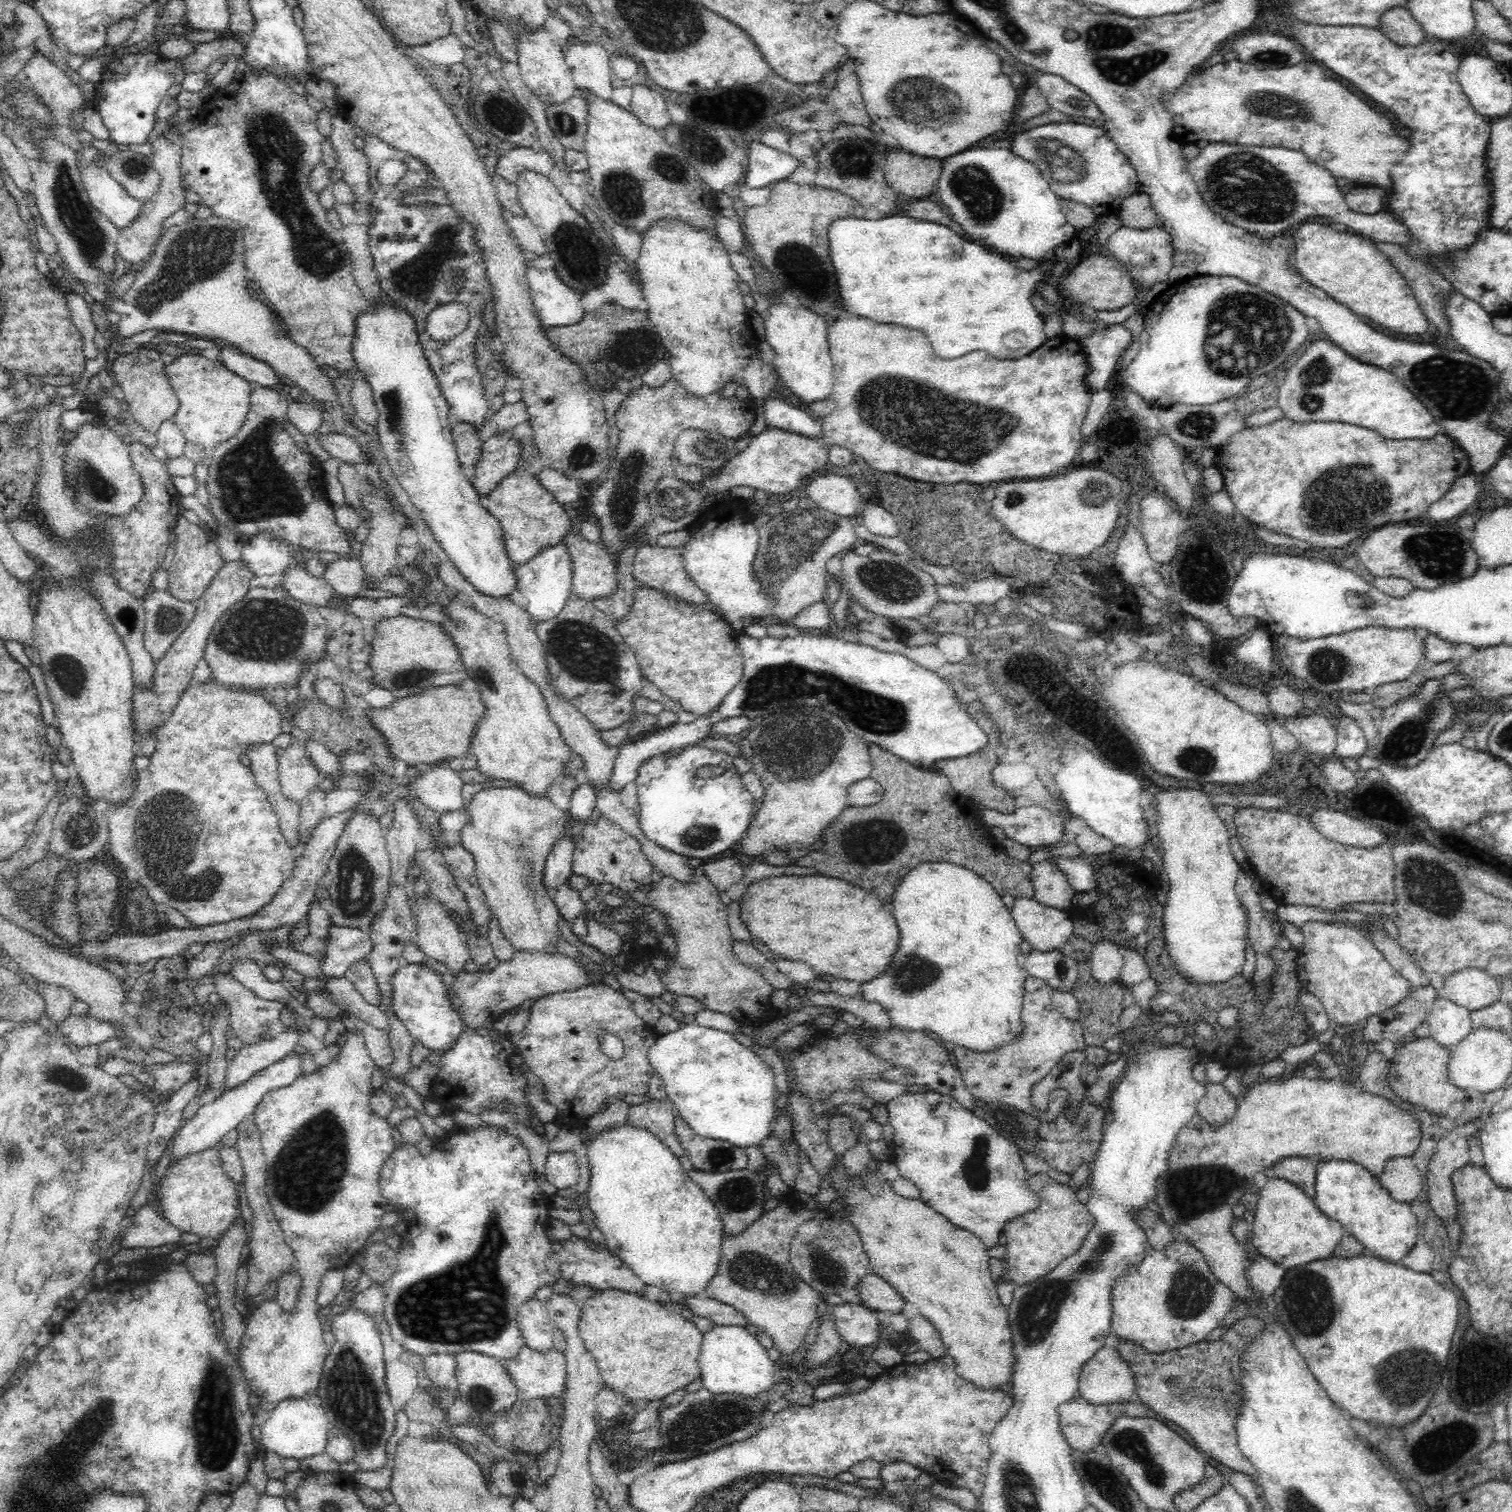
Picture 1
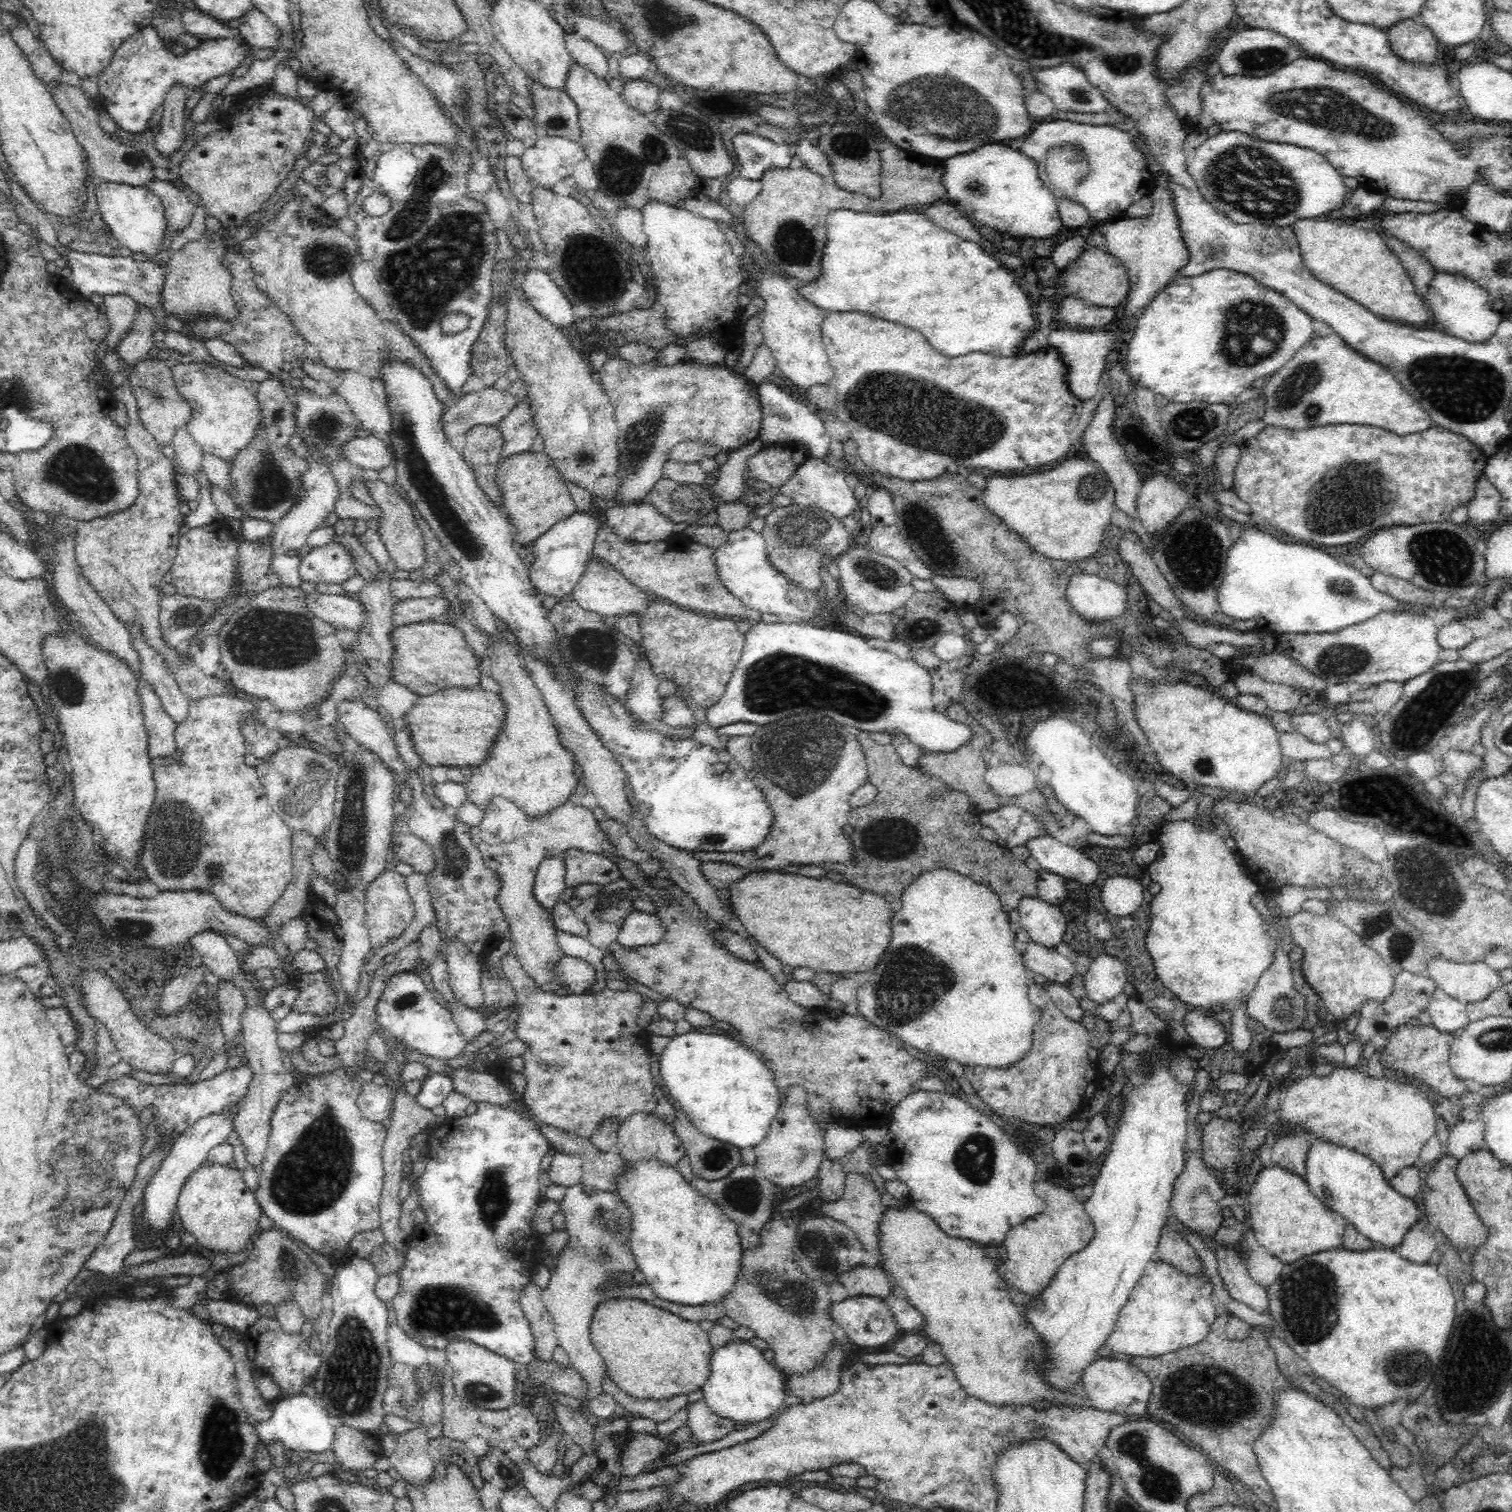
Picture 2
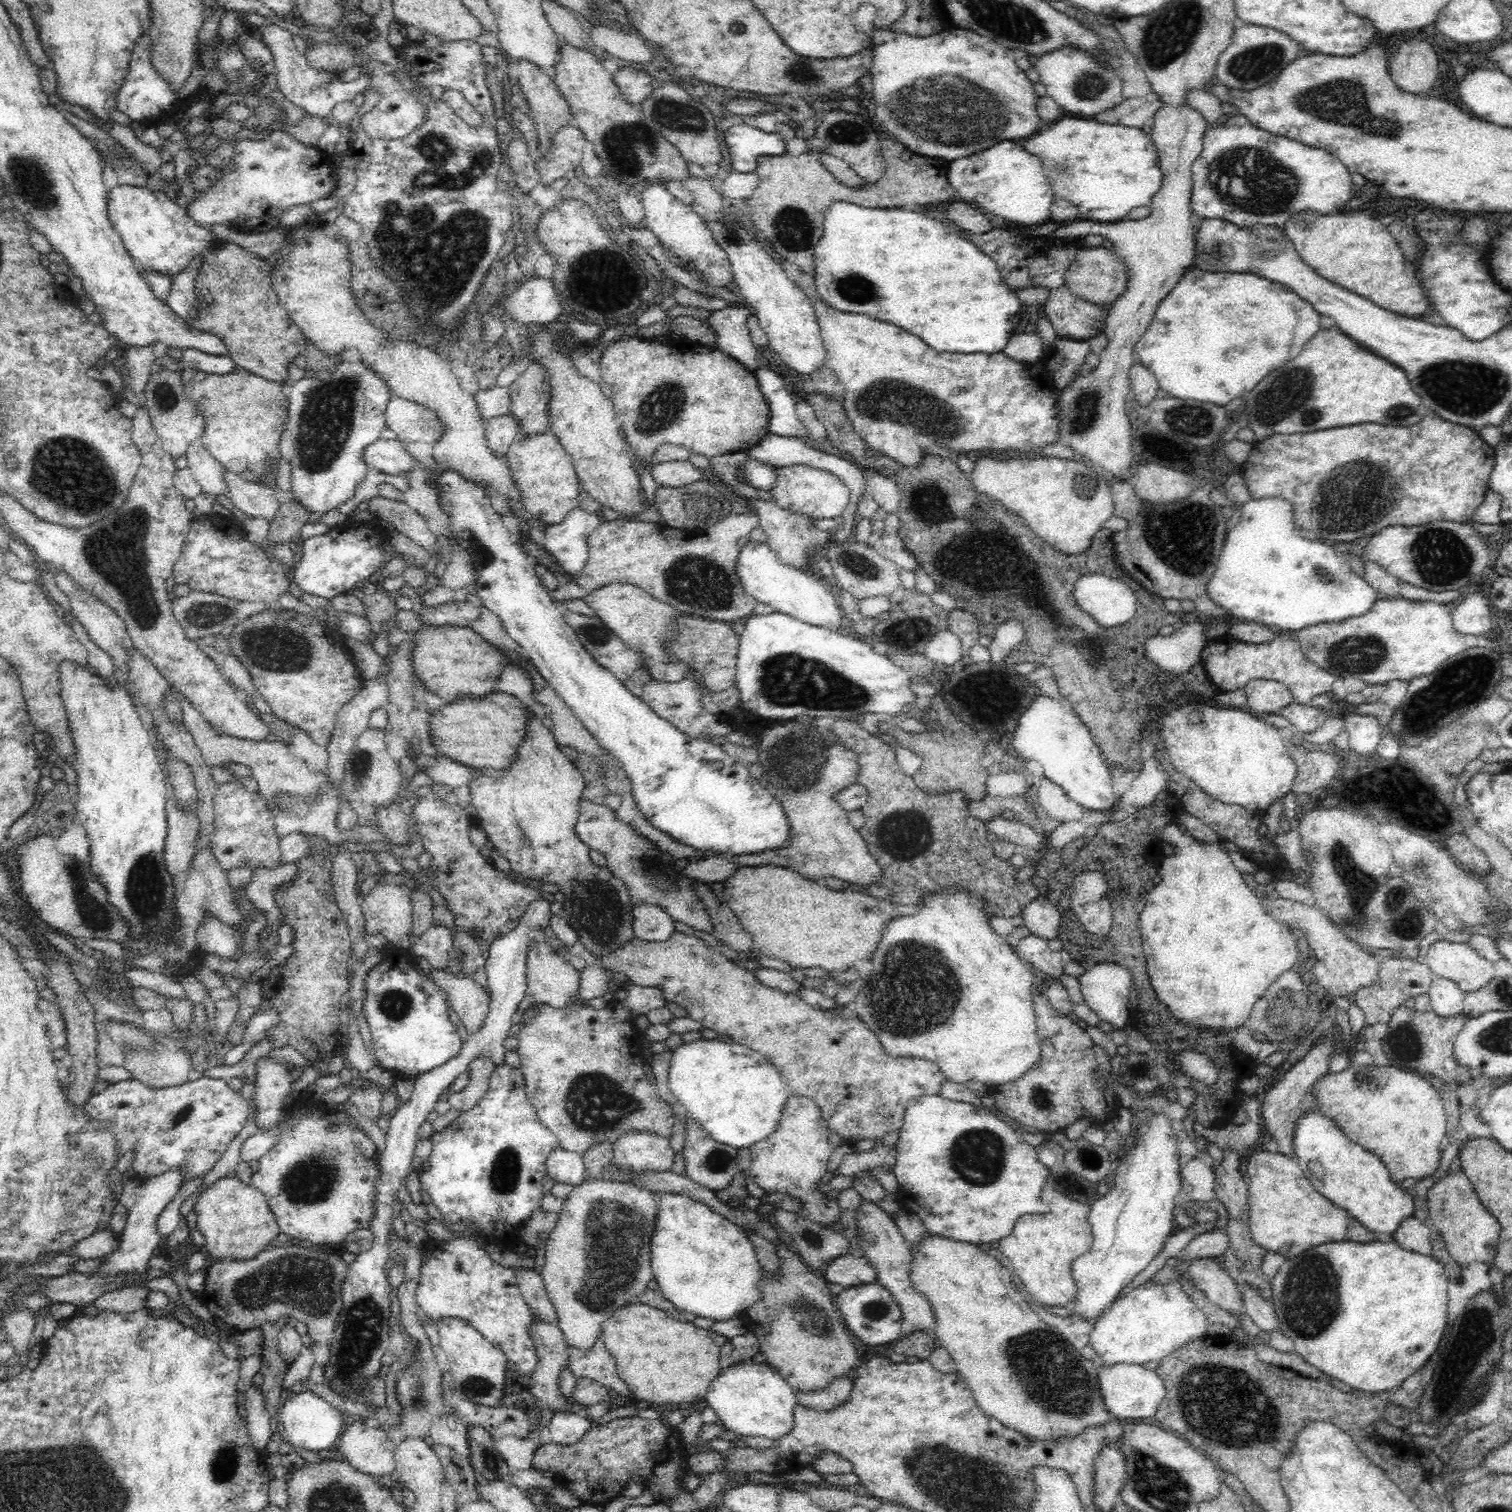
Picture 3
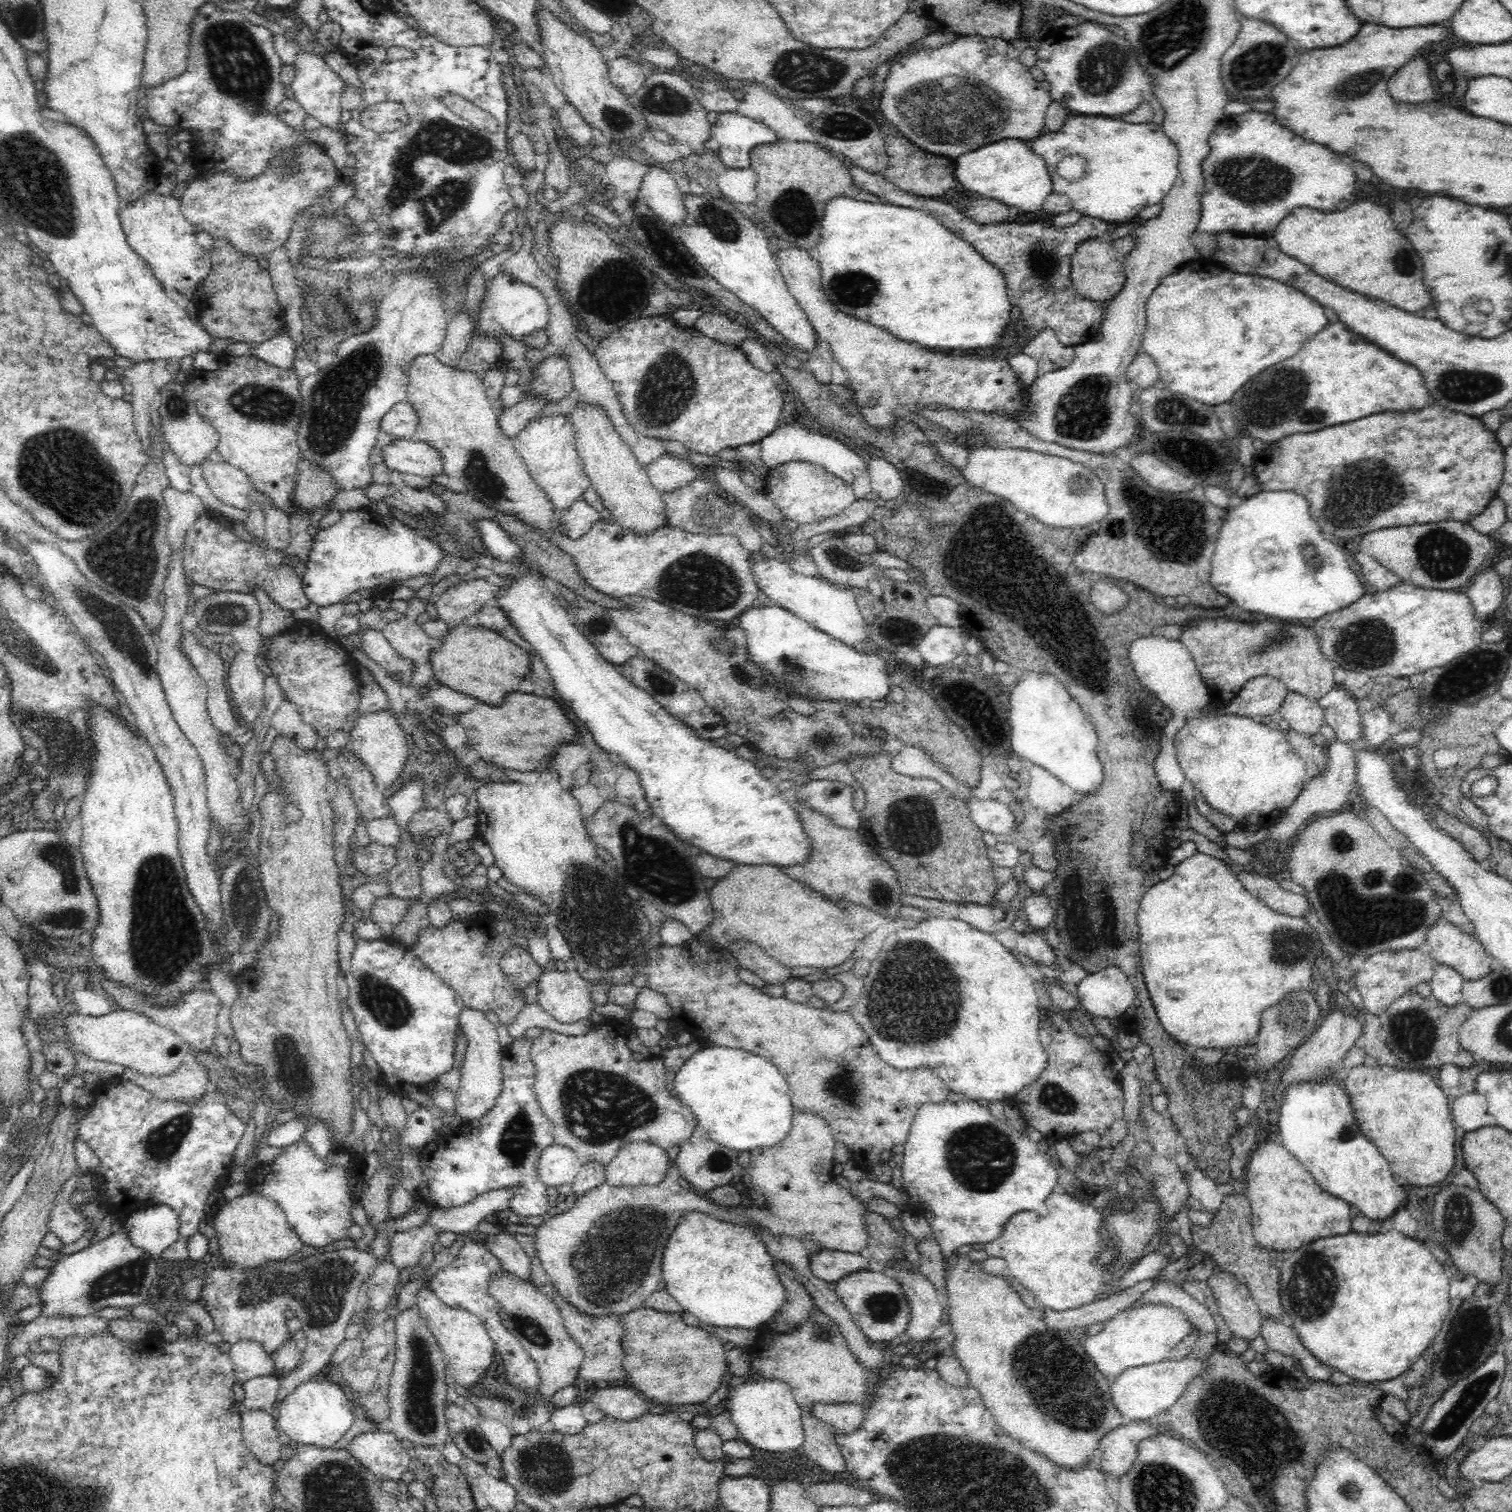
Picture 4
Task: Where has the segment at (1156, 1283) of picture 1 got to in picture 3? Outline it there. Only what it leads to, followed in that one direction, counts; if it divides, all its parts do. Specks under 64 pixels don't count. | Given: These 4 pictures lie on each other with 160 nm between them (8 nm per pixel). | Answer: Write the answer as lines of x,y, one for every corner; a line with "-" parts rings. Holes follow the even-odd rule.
1178,1281
1167,1285
1144,1283
1104,1312
1090,1333
1089,1342
1098,1363
1145,1365
1154,1360
1161,1361
1175,1350
1203,1337
1208,1326
1206,1316
1182,1291

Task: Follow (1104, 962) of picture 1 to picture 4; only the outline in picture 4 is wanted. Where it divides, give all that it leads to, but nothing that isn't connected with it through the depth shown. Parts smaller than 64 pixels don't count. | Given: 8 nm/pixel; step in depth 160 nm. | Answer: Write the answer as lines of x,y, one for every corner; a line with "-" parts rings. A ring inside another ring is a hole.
1110,966
1086,976
1077,986
1079,1007
1088,1014
1116,1020
1134,1007
1134,988
1124,966

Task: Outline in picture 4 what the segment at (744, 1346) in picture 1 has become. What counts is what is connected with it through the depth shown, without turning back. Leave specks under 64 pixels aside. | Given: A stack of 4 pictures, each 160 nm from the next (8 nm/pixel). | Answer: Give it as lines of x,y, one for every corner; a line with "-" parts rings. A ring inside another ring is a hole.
753,1377
728,1394
728,1409
732,1421
751,1447
769,1453
790,1453
804,1448
804,1422
800,1406
795,1402
791,1389
779,1380

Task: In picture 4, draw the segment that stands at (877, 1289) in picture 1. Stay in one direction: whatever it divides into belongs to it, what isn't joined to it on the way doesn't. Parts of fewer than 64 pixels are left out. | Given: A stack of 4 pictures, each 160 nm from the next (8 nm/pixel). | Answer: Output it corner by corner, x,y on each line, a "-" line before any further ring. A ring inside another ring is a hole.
824,1248
809,1256
808,1266
816,1278
826,1282
838,1282
848,1274
866,1270
868,1262
860,1253
852,1254

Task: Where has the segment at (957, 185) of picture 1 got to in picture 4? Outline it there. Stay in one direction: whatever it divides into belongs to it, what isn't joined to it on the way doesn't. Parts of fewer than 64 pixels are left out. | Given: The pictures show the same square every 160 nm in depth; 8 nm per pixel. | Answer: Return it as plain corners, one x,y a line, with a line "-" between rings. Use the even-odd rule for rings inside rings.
1012,138
986,144
956,157
955,177
966,190
999,200
1026,213
1042,209
1044,198
1053,190
1046,161
1034,154
1026,142

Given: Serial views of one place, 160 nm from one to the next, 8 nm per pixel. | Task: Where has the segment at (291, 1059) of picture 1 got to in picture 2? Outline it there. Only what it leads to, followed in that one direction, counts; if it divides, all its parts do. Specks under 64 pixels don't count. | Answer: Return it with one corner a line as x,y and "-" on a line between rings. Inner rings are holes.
220,1113
201,1118
178,1137
167,1157
161,1162
160,1168
152,1176
150,1183
142,1190
142,1198
140,1198
144,1206
142,1222
144,1222
144,1233
146,1235
155,1235
159,1232
162,1234
164,1230
170,1231
173,1223
172,1216
174,1216
174,1212
177,1212
177,1200
182,1187
190,1178
189,1176
195,1173
200,1165
205,1162
212,1148
224,1143
232,1130
232,1115

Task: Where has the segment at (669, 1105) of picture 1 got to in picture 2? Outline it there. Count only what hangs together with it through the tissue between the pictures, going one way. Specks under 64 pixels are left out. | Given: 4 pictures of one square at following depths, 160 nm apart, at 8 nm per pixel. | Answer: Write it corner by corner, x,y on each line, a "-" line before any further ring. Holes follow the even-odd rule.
636,1113
623,1120
617,1130
615,1151
630,1163
643,1161
644,1159
646,1161
656,1159
662,1165
670,1167
674,1167
685,1154
684,1147
682,1147
680,1139
673,1131
673,1127
665,1124
654,1113

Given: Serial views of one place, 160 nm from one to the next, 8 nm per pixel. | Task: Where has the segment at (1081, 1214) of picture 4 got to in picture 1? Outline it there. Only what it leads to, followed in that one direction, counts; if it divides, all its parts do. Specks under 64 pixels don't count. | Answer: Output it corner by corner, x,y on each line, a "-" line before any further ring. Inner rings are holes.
1031,1174
1028,1178
1028,1186
1034,1191
1034,1194
1040,1199
1040,1206
1032,1213
1022,1215
1017,1219
1008,1221
1003,1228
1003,1234
1006,1236
1005,1244
1007,1250
1007,1271
1005,1277
1012,1280
1015,1286
1025,1285
1043,1277
1052,1272
1060,1262
1068,1255
1076,1254
1076,1251
1082,1246
1087,1234
1095,1225
1095,1218
1088,1212
1086,1206
1078,1201
1076,1193
1070,1186
1061,1184
1046,1174

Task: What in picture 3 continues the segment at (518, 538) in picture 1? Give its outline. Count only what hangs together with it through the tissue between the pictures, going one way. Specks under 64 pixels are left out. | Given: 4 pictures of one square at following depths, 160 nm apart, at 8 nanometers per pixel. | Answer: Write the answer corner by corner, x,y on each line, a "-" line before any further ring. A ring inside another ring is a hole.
549,430
538,435
518,438
507,451
508,465
512,477
522,493
523,507
534,517
548,524
559,524
579,506
582,491
580,480
575,473
572,457
564,451
558,438

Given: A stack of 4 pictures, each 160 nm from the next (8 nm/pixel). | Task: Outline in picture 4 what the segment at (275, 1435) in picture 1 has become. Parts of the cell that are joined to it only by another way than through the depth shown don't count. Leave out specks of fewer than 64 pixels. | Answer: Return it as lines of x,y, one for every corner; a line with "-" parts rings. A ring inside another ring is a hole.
322,1377
320,1380
300,1384
280,1406
277,1406
274,1420
277,1429
284,1430
290,1436
290,1441
324,1449
332,1447
345,1437
357,1415
358,1409
347,1390
340,1383
335,1384

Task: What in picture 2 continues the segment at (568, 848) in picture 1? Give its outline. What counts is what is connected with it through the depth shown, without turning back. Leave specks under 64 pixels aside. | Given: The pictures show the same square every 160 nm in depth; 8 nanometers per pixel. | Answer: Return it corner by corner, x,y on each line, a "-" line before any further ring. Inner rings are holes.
559,854
558,857
544,859
539,864
532,892
534,899
547,914
552,914
554,906
560,902
560,894
566,887
564,866

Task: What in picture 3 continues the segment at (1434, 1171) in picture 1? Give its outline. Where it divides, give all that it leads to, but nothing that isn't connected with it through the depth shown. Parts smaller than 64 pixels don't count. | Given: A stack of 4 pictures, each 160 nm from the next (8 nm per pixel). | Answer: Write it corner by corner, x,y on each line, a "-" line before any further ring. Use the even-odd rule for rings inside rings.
1462,1171
1459,1173
1449,1172
1427,1192
1429,1218
1444,1239
1447,1252
1459,1265
1478,1261
1490,1266
1497,1253
1500,1223
1480,1202
1470,1180

